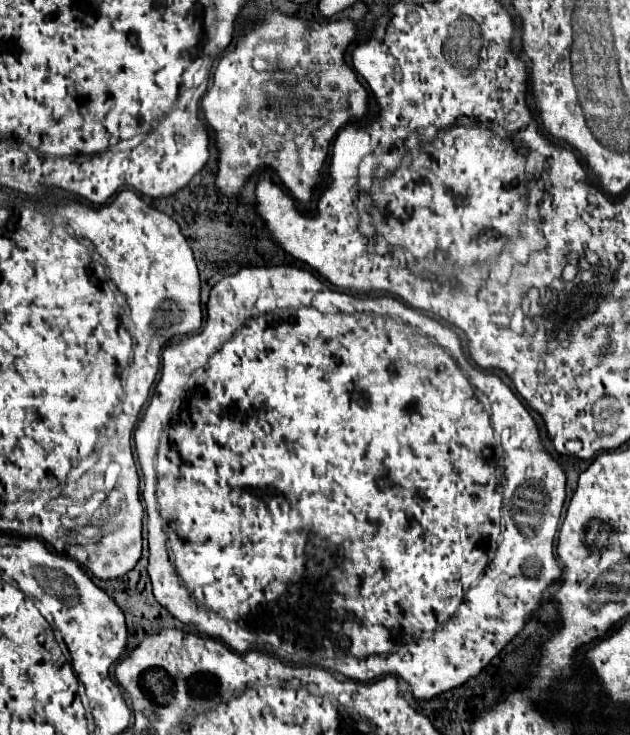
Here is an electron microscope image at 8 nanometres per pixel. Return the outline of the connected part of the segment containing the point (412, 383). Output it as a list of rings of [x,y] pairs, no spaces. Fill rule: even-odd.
[[[295,266],[243,268],[237,274],[227,276],[227,278],[219,280],[213,286],[209,302],[207,302],[207,324],[205,324],[205,328],[199,334],[175,340],[175,344],[165,348],[165,352],[163,352],[163,374],[161,374],[161,380],[155,388],[155,394],[149,402],[149,408],[145,410],[145,414],[142,415],[135,430],[135,450],[142,475],[144,475],[142,498],[147,515],[147,542],[149,542],[147,572],[149,572],[149,578],[151,578],[151,584],[153,584],[153,594],[155,594],[157,602],[169,614],[173,614],[177,620],[181,620],[183,624],[191,624],[197,630],[201,630],[201,632],[205,632],[213,638],[221,638],[223,642],[227,642],[237,652],[247,652],[247,650],[259,650],[261,652],[263,650],[265,654],[277,656],[281,660],[287,660],[287,662],[293,662],[293,664],[317,664],[325,670],[343,674],[345,678],[353,678],[353,680],[359,680],[359,682],[369,682],[369,680],[381,678],[385,674],[397,674],[411,686],[413,696],[417,700],[429,700],[429,698],[433,698],[441,692],[447,692],[451,688],[457,688],[463,682],[467,682],[469,678],[477,676],[499,654],[499,650],[517,632],[523,630],[525,622],[531,618],[533,610],[539,606],[541,594],[545,592],[545,588],[549,588],[561,576],[561,568],[557,566],[559,562],[557,562],[557,556],[553,552],[553,540],[555,540],[557,530],[559,530],[559,518],[561,518],[561,510],[563,510],[563,502],[565,502],[565,474],[563,474],[561,466],[547,452],[543,452],[537,424],[531,418],[529,410],[523,406],[523,402],[515,396],[515,392],[505,382],[501,382],[495,374],[487,374],[483,370],[473,368],[465,360],[461,342],[449,326],[443,326],[443,324],[415,312],[415,310],[407,308],[405,304],[401,304],[393,298],[353,296],[353,294],[343,294],[343,292],[329,290],[329,286],[325,286],[309,270],[301,270],[301,268],[295,268]],[[407,326],[411,326],[419,334],[427,336],[429,340],[423,342],[421,346],[417,342],[403,340],[403,336],[397,334],[397,330],[403,330]],[[225,346],[231,346],[231,378],[229,378],[229,372],[227,372],[227,378],[217,378],[217,382],[213,382],[213,386],[217,386],[217,390],[205,390],[205,386],[201,386],[201,374],[205,374],[205,366],[209,366],[209,362],[213,362],[213,354],[221,354],[221,350]]]

